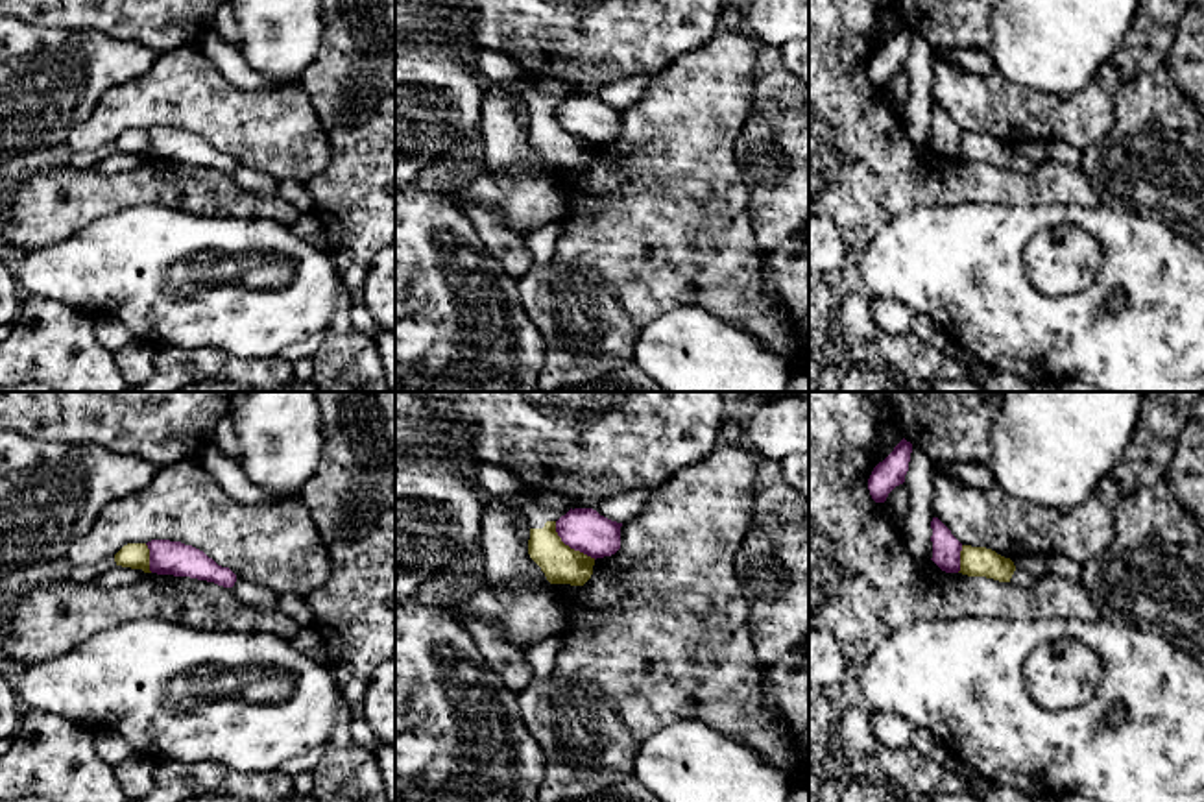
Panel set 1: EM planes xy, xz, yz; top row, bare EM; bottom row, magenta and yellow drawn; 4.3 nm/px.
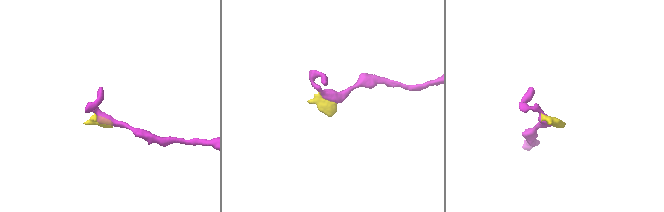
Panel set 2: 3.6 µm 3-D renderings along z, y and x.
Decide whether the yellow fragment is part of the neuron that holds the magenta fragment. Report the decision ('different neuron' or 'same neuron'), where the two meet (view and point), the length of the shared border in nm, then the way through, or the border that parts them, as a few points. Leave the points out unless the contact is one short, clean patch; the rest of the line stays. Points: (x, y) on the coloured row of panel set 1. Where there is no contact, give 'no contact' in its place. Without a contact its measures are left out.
different neuron; meets magenta in xz at (569, 546); contact 240 nm long; border along xz (554, 522), (554, 531), (565, 544), (595, 558)

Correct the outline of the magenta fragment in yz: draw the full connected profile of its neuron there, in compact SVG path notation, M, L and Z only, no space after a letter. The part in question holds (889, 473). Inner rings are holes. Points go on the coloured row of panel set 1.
M903 438L894 451L873 468L868 479L868 490L875 503L885 503L888 493L905 482L910 453L912 444Z

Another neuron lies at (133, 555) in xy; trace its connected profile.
M127 543L114 554L116 565L150 571L150 549L146 543Z

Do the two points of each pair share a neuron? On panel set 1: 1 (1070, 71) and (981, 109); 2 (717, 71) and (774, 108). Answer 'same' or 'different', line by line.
1: different
2: different

